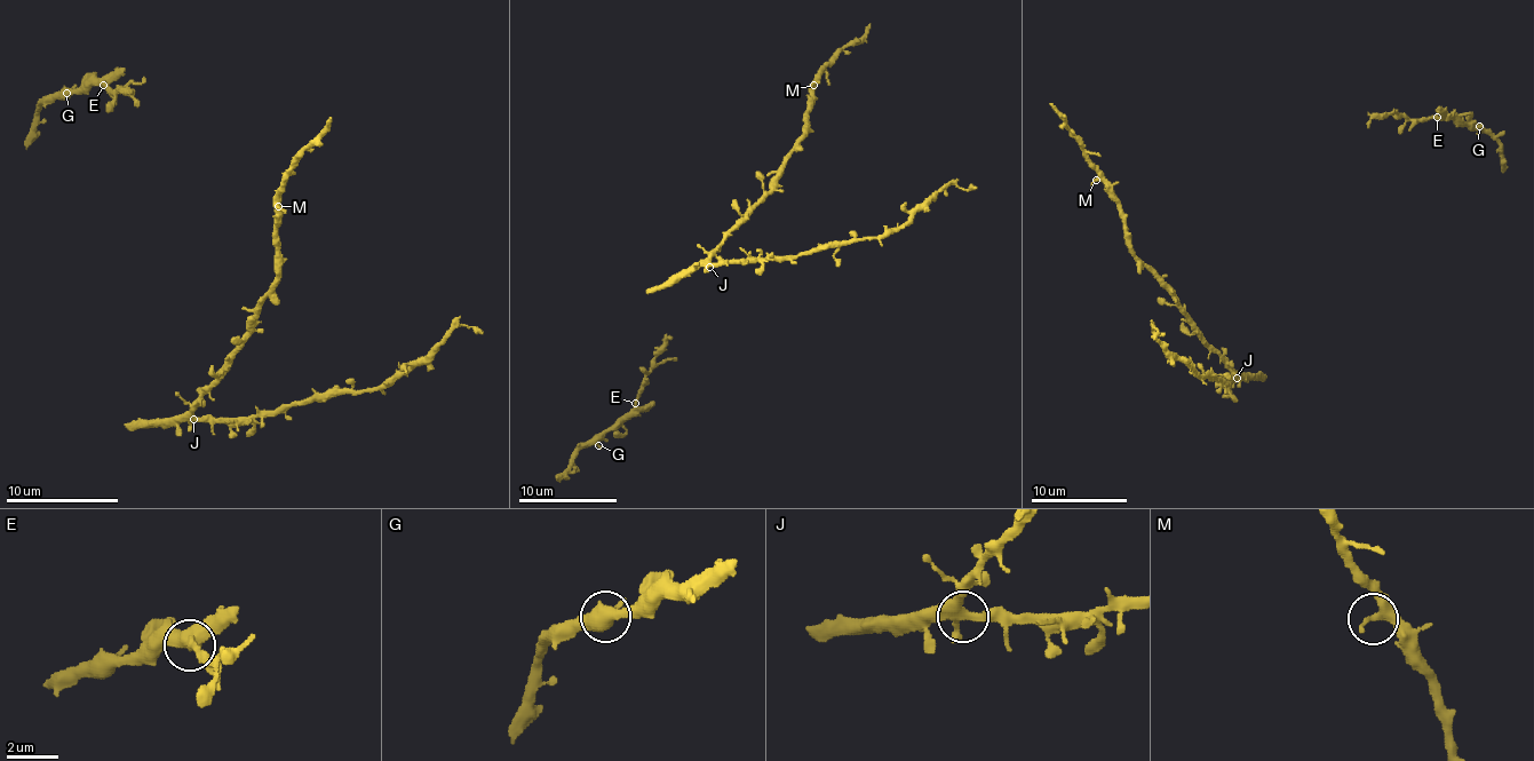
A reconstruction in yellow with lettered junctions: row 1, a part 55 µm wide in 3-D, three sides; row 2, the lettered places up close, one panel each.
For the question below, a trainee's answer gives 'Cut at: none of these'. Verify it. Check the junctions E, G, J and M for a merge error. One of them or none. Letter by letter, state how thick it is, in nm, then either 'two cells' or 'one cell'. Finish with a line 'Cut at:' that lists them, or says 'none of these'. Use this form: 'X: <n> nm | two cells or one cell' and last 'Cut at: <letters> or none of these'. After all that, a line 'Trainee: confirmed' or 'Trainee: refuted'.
E: 360 nm | two cells
G: 400 nm | one cell
J: 360 nm | one cell
M: 400 nm | one cell
Cut at: E
Trainee: refuted

